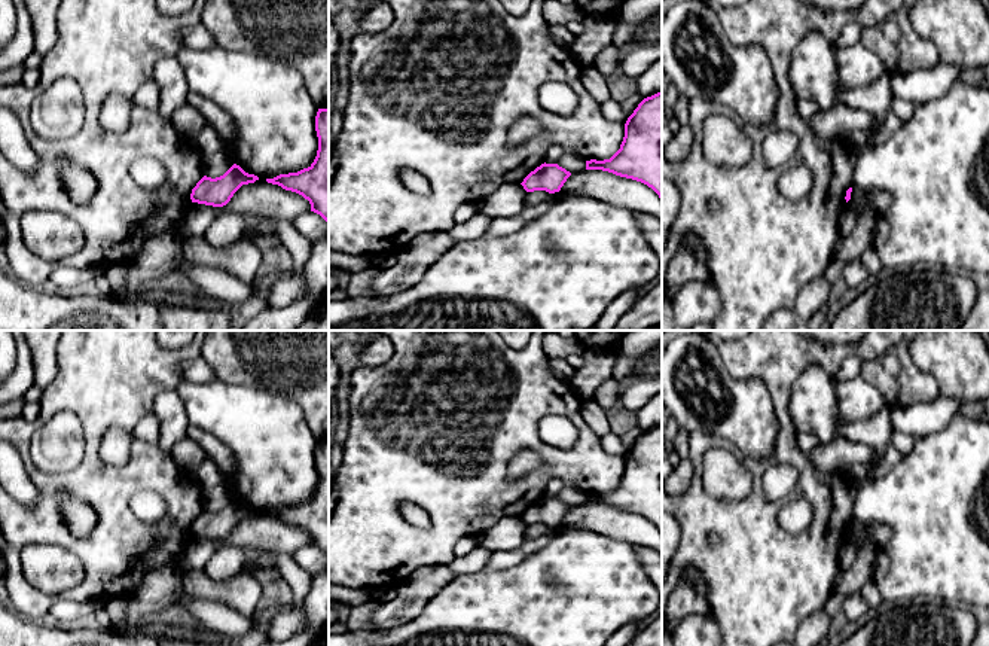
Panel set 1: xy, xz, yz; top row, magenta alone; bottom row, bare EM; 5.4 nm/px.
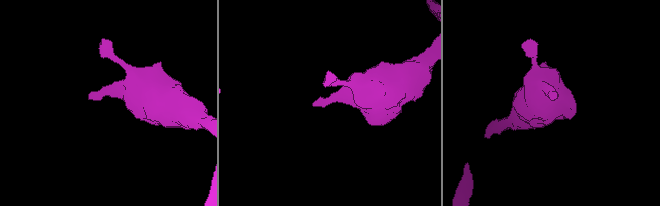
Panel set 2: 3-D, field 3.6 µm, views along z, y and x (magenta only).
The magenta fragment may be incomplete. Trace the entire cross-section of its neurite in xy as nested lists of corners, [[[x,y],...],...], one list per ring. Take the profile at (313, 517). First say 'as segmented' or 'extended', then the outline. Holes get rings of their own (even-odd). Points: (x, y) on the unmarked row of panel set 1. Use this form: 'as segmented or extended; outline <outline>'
as segmented; outline [[[318,442],[315,450],[318,484],[314,496],[297,506],[266,512],[286,524],[302,528],[311,537],[311,545],[329,557],[329,442]]]

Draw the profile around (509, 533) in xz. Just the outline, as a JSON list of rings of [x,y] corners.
[[[504,517],[491,528],[476,534],[477,546],[491,552],[509,552],[518,549],[525,539],[526,524],[519,517]]]

